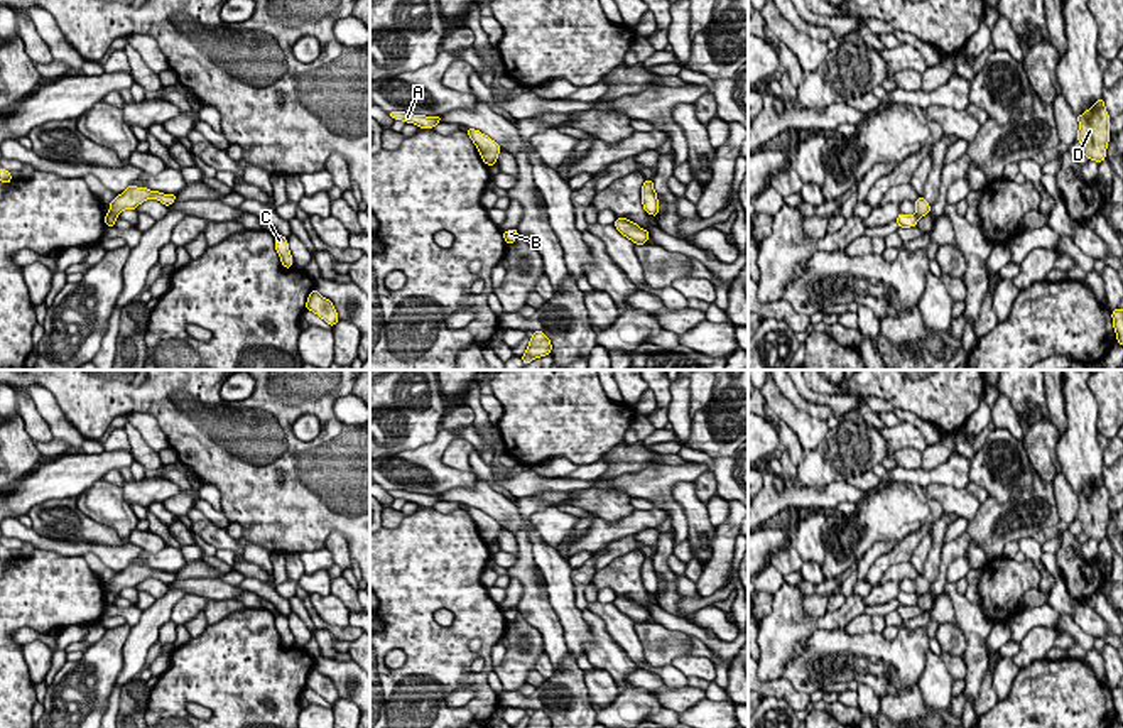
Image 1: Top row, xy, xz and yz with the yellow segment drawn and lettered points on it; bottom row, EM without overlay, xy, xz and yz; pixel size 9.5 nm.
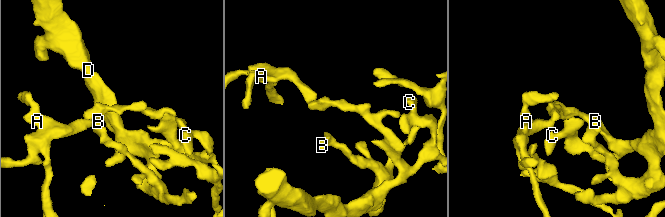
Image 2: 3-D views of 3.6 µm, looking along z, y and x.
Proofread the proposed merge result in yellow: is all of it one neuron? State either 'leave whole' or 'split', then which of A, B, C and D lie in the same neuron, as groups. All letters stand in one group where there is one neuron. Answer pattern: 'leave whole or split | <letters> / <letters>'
split | A / B C D

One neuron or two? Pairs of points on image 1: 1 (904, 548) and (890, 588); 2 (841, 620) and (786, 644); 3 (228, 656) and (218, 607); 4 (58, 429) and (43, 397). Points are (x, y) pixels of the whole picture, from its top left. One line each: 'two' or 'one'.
1: two
2: one
3: two
4: one

